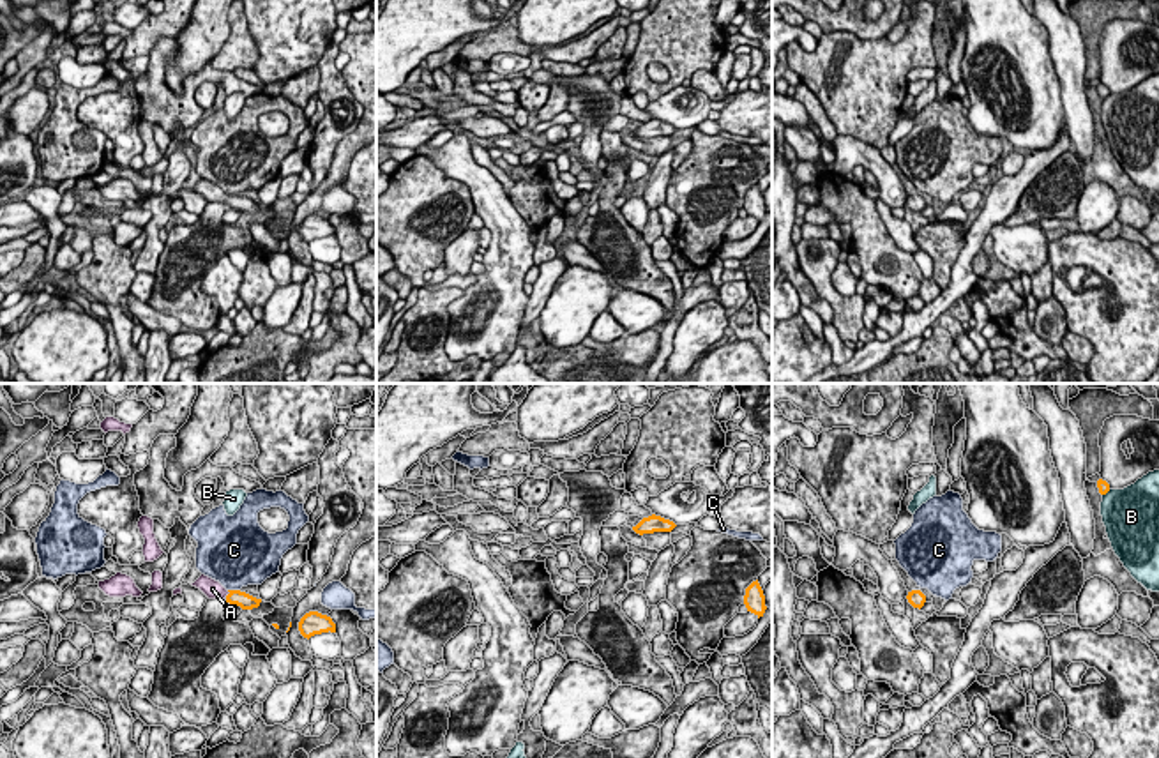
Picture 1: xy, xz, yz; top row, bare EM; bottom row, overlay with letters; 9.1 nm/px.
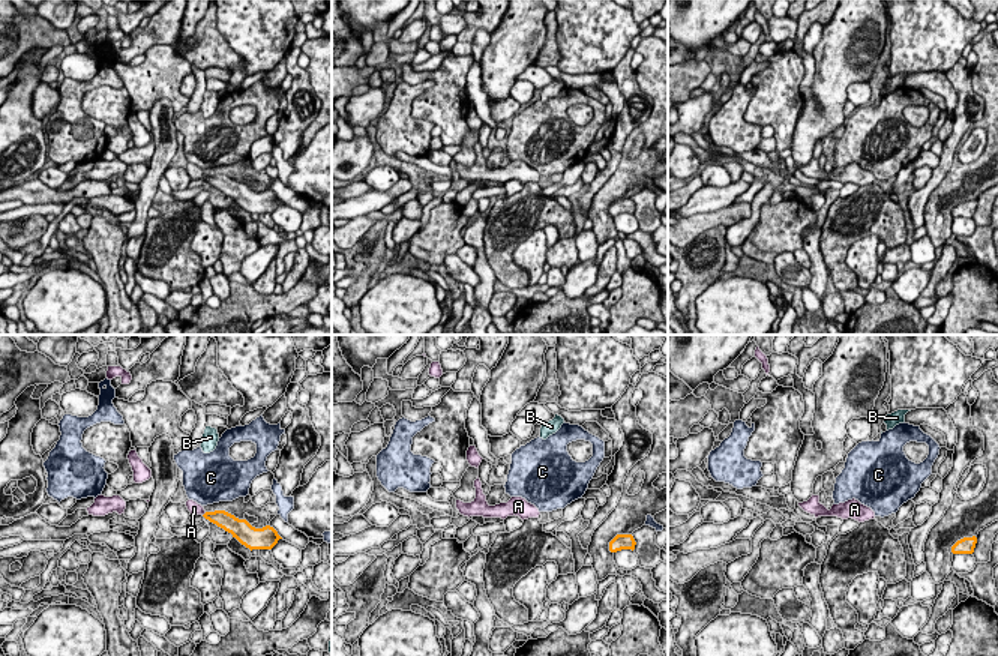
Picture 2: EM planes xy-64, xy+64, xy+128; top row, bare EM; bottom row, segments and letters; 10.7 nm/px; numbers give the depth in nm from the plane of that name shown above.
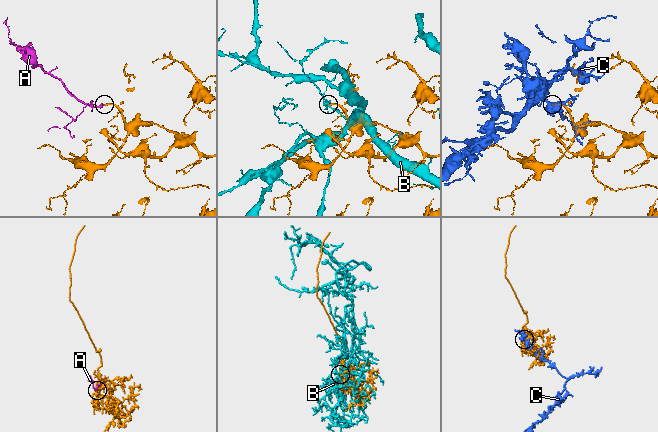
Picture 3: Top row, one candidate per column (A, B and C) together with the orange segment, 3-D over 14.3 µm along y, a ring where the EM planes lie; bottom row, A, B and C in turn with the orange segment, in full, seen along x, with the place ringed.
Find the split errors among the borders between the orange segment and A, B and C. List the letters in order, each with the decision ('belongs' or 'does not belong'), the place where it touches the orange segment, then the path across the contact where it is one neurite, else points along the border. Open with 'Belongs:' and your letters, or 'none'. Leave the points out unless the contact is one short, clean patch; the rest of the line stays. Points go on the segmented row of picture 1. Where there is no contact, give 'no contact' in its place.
Belongs: A
A: belongs; meets orange in xy at (228, 594); runs through xy (242, 599), (228, 594), (212, 589)
B: does not belong; meets orange in yz at (1106, 492)
C: does not belong; meets orange in xy at (234, 591)

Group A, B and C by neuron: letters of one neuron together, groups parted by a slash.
A / B / C

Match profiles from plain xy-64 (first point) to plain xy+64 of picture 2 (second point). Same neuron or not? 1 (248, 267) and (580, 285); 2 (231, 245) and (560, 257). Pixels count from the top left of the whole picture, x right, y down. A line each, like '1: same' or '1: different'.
1: same
2: same

